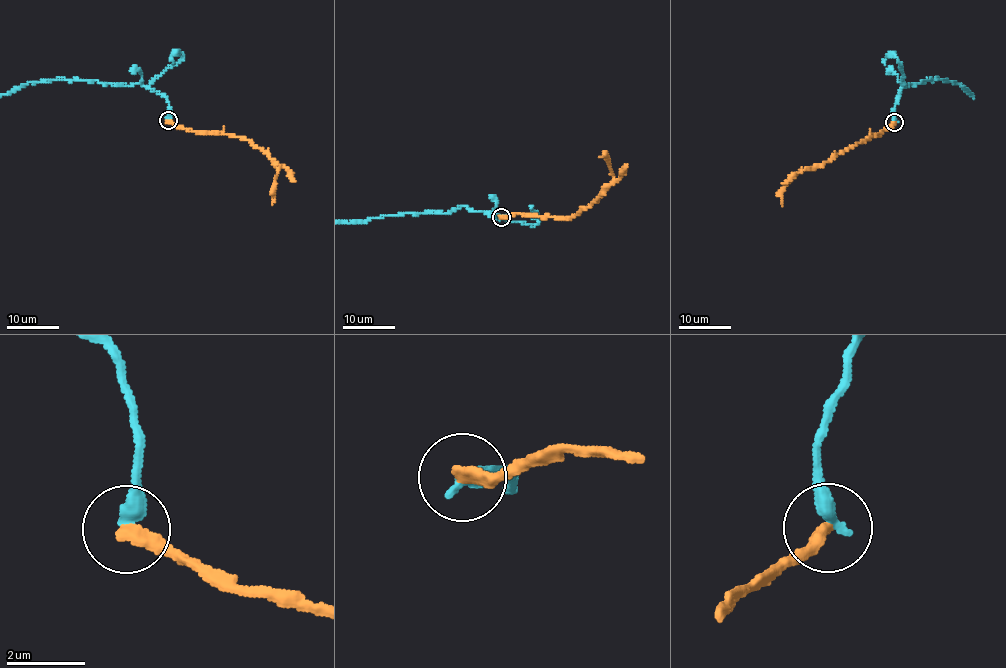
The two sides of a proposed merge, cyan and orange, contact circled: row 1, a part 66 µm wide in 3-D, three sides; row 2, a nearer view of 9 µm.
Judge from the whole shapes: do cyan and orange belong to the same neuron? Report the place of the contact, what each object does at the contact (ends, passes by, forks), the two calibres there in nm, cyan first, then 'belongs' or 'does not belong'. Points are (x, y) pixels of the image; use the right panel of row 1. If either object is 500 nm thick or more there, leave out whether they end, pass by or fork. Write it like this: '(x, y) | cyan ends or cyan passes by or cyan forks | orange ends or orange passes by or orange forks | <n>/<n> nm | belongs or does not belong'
(894, 122) | cyan ends | orange ends | 440/360 nm | does not belong

